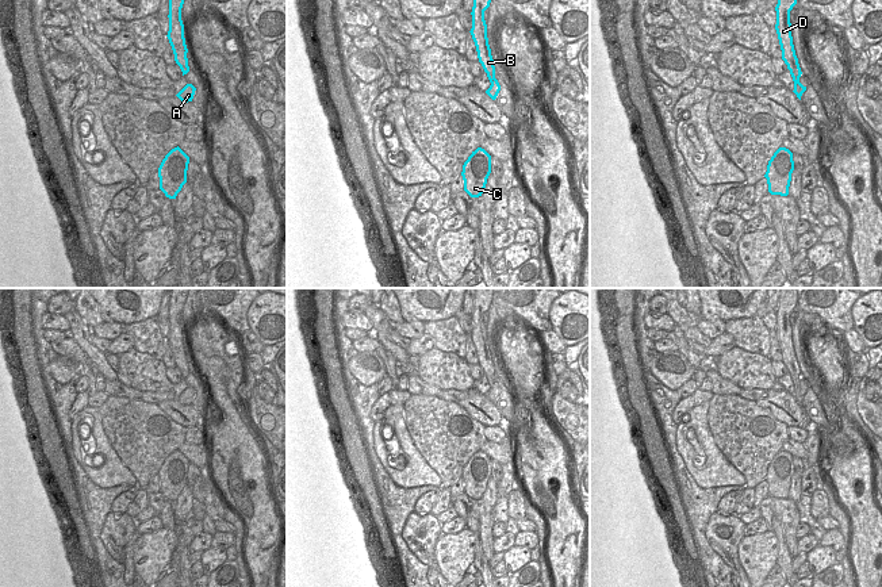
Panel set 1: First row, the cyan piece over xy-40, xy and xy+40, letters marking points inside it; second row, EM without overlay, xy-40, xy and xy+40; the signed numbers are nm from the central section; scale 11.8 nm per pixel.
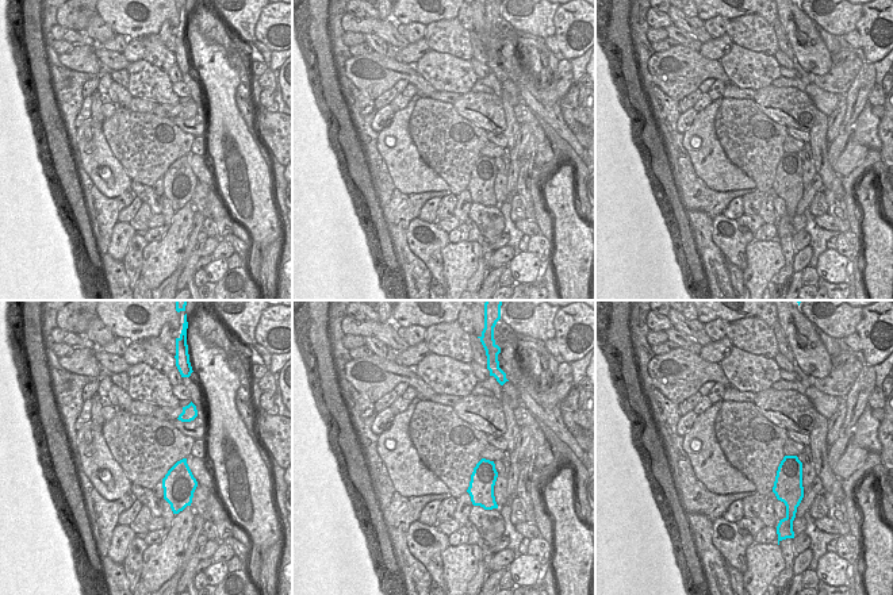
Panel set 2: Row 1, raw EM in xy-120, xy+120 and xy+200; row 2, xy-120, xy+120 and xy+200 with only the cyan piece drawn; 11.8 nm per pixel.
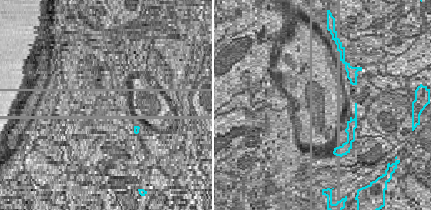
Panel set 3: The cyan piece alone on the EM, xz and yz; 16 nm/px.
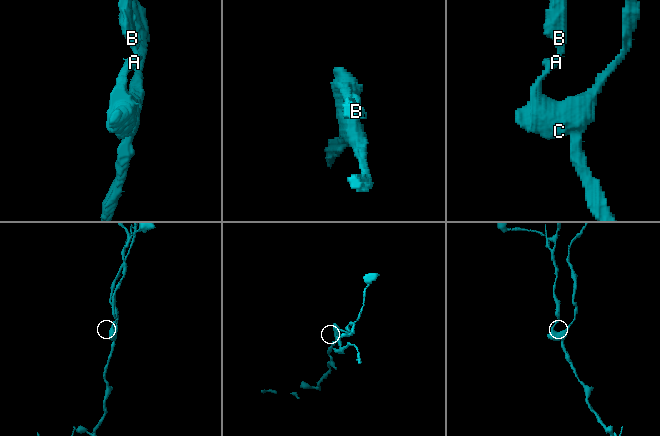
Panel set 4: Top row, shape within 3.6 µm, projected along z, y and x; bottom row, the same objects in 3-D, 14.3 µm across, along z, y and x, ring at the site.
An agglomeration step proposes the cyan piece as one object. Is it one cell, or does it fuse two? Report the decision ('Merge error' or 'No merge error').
Merge error.

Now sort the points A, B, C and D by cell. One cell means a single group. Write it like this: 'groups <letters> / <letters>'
groups A C / B D

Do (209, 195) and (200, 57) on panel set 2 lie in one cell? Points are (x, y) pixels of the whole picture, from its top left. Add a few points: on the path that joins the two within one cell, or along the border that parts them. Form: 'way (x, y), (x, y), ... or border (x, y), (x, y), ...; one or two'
border (214, 185), (227, 211); two

